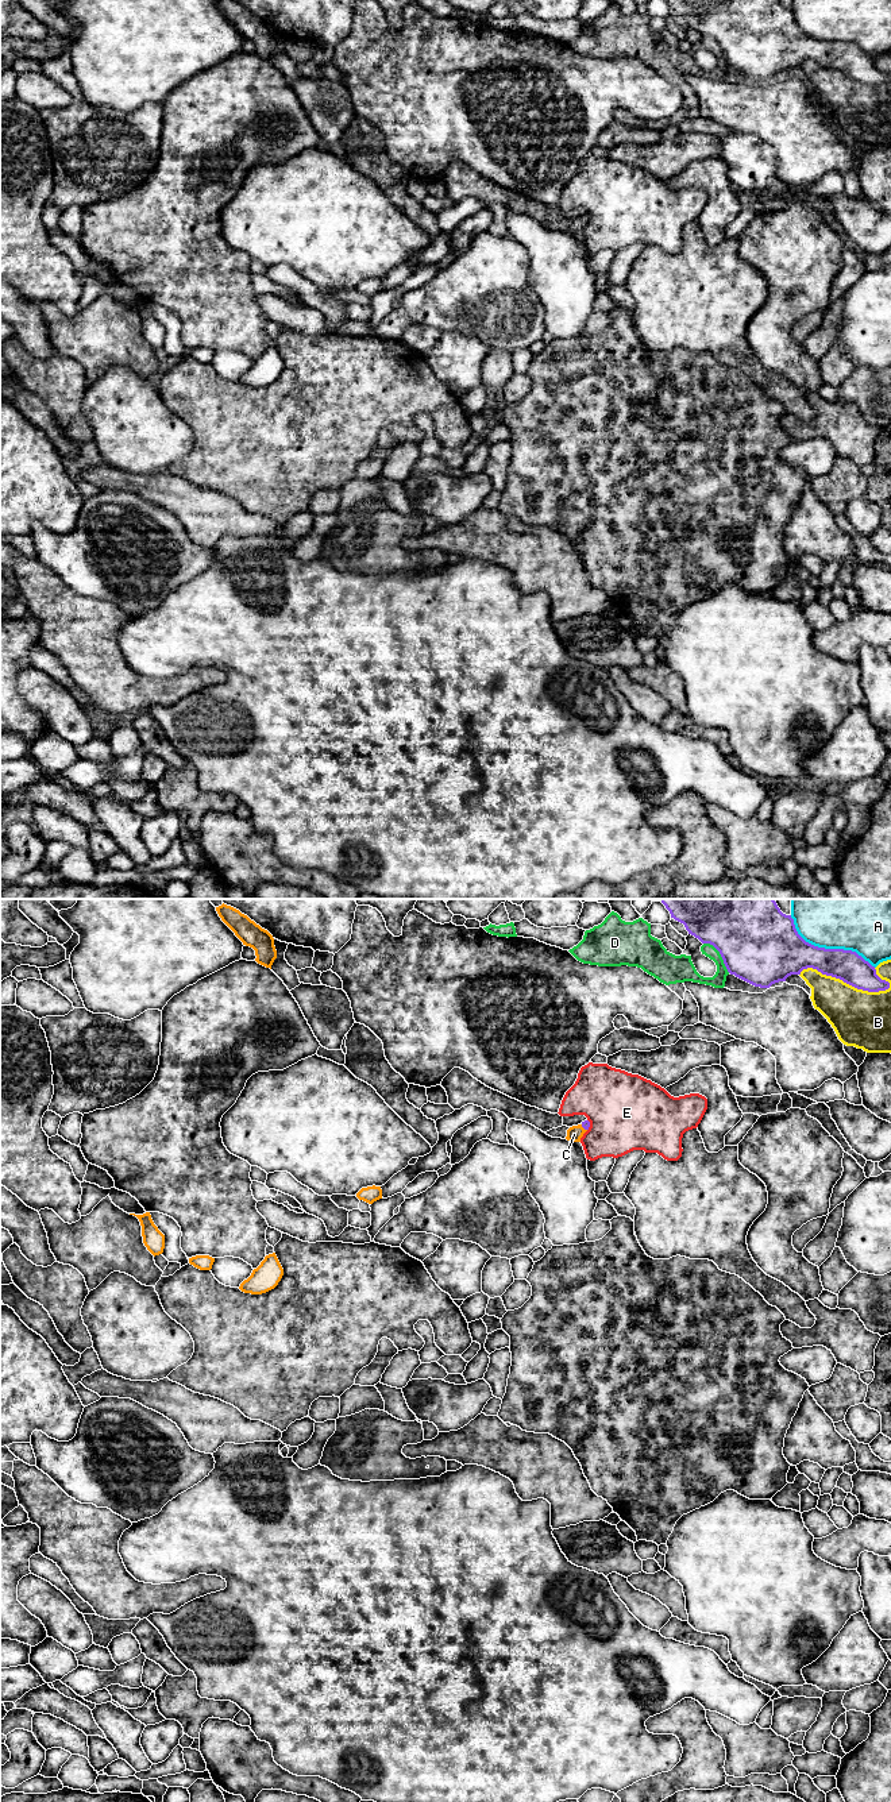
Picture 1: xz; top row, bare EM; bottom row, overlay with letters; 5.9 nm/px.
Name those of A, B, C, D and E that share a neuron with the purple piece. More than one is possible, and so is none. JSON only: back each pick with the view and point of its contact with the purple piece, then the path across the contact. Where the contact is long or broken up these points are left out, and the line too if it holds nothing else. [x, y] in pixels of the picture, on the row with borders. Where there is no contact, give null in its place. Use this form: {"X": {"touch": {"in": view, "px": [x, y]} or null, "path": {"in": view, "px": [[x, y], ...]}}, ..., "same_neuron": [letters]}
{"C": {"touch": {"in": "xz", "px": [583, 1127]}, "path": {"in": "xz", "px": [[586, 1123], [583, 1127], [574, 1134]]}}, "same_neuron": ["C"]}

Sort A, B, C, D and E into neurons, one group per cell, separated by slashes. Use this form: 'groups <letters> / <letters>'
groups A / B / C / D / E

